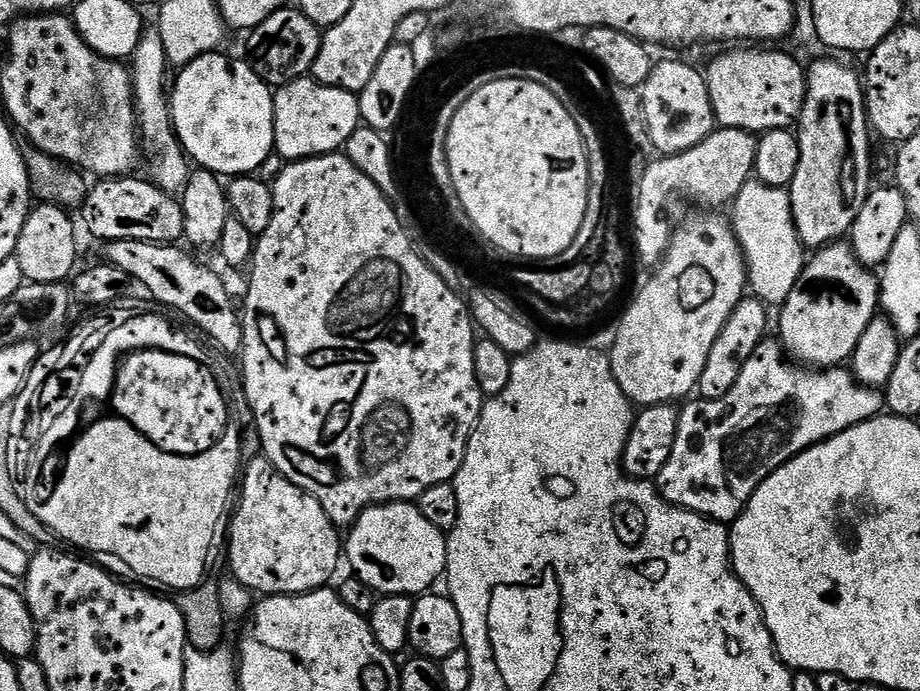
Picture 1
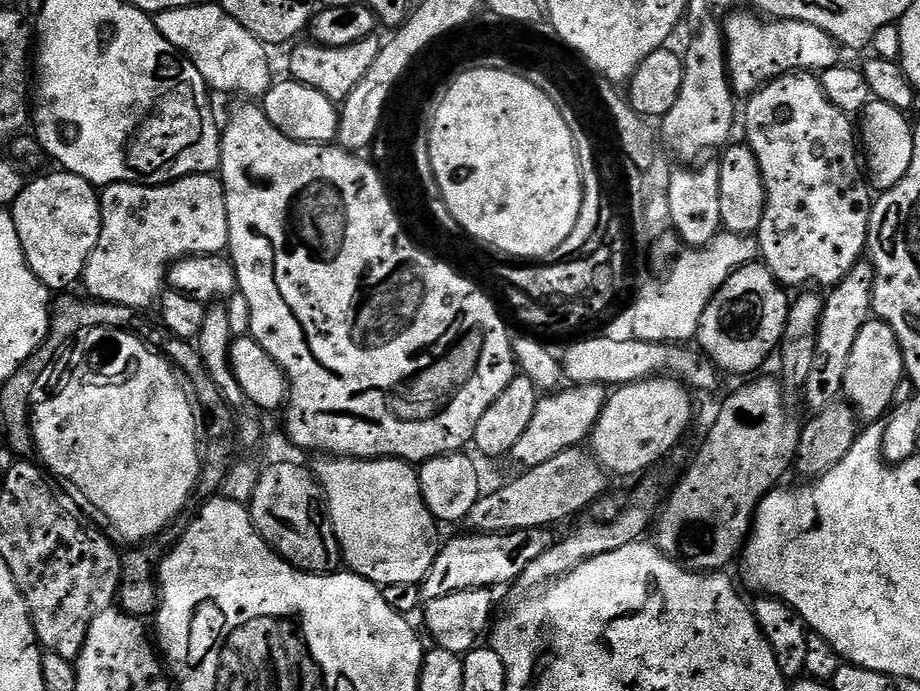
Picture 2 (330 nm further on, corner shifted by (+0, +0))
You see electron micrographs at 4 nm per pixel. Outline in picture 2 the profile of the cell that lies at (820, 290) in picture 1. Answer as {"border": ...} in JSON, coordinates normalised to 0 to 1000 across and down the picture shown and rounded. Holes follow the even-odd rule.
{"border":[[[839,550],[809,553],[801,567],[796,567],[787,579],[761,656],[752,666],[748,685],[735,700],[730,719],[721,725],[711,758],[711,786],[723,805],[749,825],[763,829],[790,823],[790,816],[805,803],[809,783],[817,767],[817,750],[828,721],[849,699],[857,677],[862,676],[870,638],[870,619],[861,609],[857,590],[852,586],[854,567]]]}

